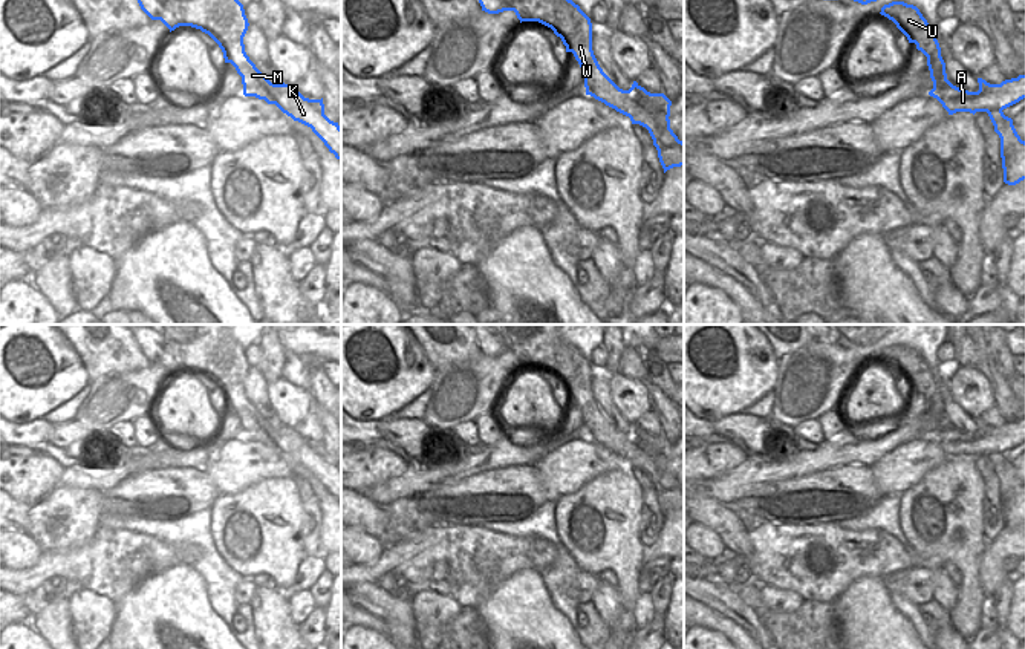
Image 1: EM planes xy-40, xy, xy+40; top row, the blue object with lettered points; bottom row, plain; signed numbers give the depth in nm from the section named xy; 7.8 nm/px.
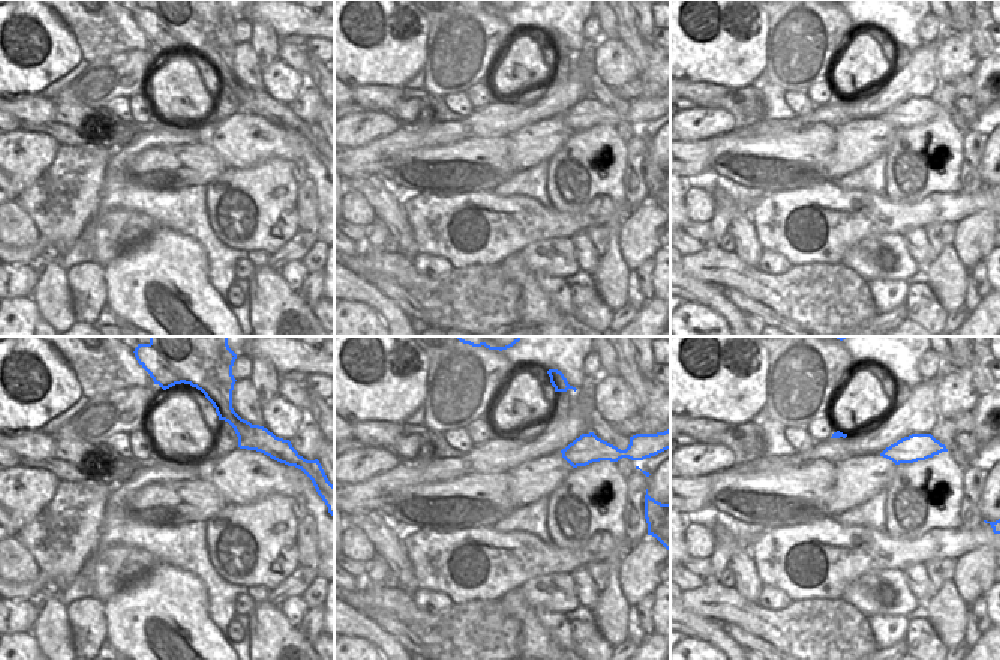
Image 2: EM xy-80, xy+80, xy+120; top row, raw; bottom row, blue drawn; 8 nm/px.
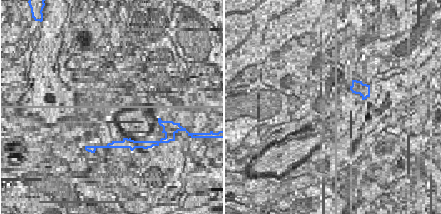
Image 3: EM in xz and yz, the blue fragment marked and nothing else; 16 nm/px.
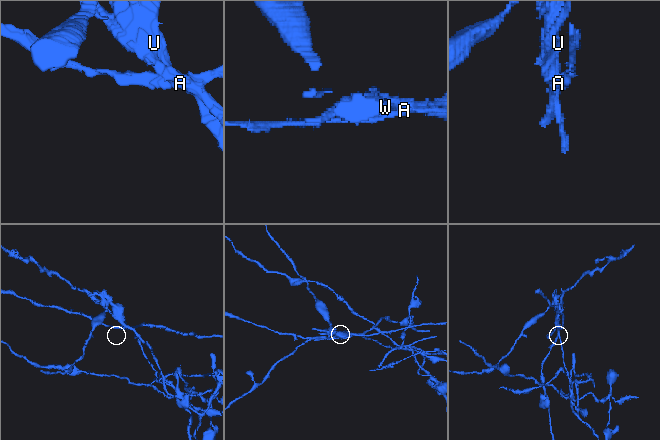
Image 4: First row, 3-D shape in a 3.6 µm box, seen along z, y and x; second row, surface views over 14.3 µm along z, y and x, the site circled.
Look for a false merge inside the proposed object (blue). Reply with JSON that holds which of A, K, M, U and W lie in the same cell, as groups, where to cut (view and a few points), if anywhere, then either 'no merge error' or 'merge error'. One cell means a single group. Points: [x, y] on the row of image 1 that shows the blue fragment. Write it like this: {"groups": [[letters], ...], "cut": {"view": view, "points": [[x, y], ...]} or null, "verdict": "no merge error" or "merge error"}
{"groups": [["A"], ["K", "M", "U", "W"]], "cut": {"view": "xy", "points": [[635, 88], [634, 103], [640, 107], [661, 110], [667, 117]]}, "verdict": "merge error"}

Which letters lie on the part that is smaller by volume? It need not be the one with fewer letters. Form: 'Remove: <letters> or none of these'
Remove: A

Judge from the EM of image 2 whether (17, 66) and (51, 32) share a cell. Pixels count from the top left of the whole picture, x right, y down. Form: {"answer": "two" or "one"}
{"answer": "one"}

